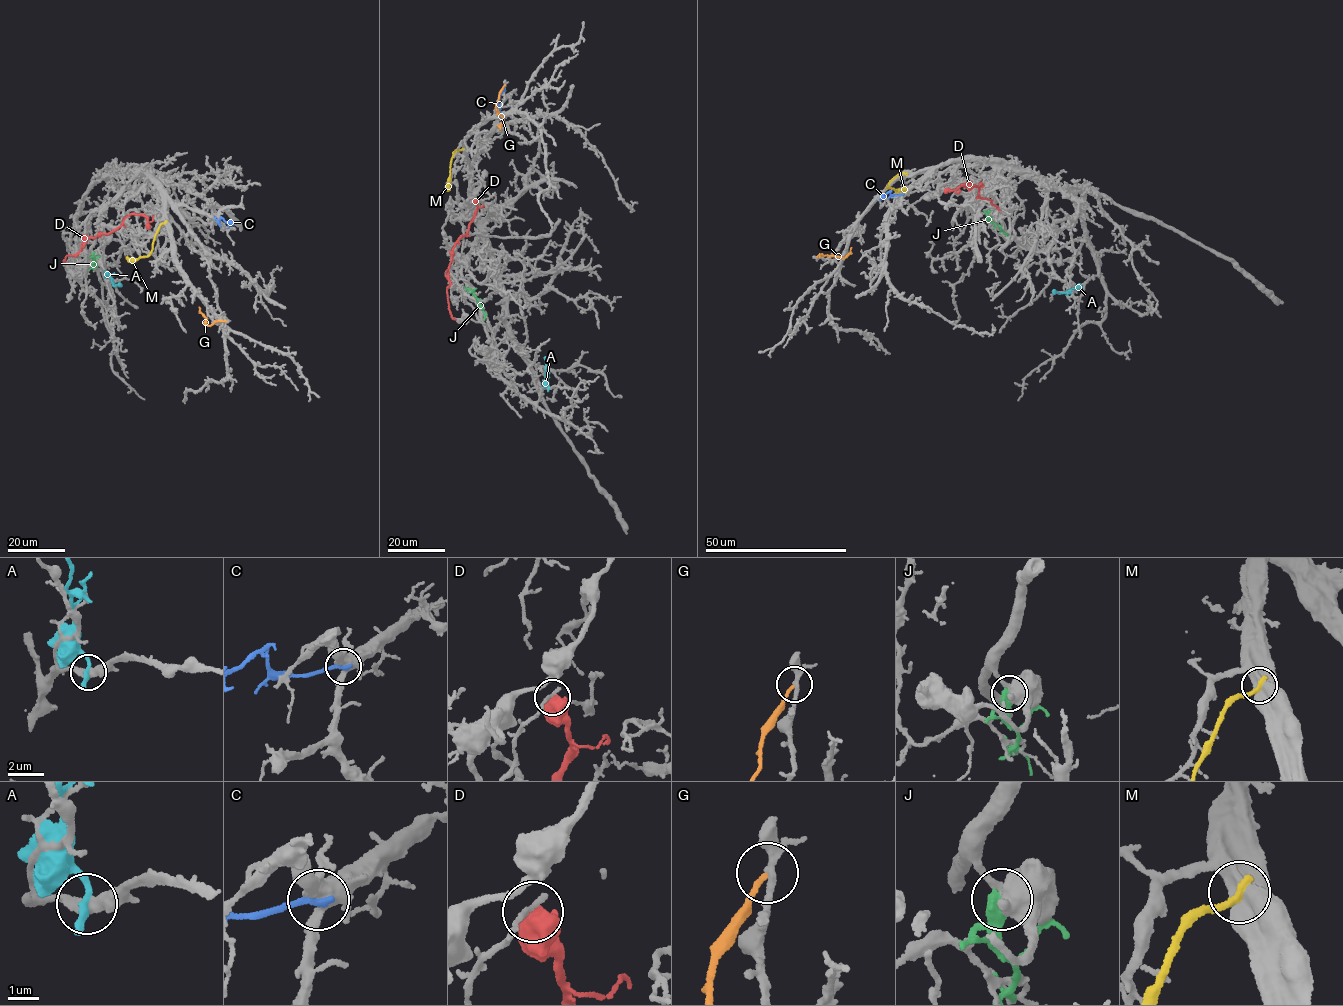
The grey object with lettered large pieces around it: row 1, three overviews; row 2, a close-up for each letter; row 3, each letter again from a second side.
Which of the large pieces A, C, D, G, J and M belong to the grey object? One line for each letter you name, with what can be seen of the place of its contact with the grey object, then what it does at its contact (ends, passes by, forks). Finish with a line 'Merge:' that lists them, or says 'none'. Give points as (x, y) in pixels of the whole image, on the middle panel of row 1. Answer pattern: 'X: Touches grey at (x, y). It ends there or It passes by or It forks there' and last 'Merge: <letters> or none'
Merge: none

